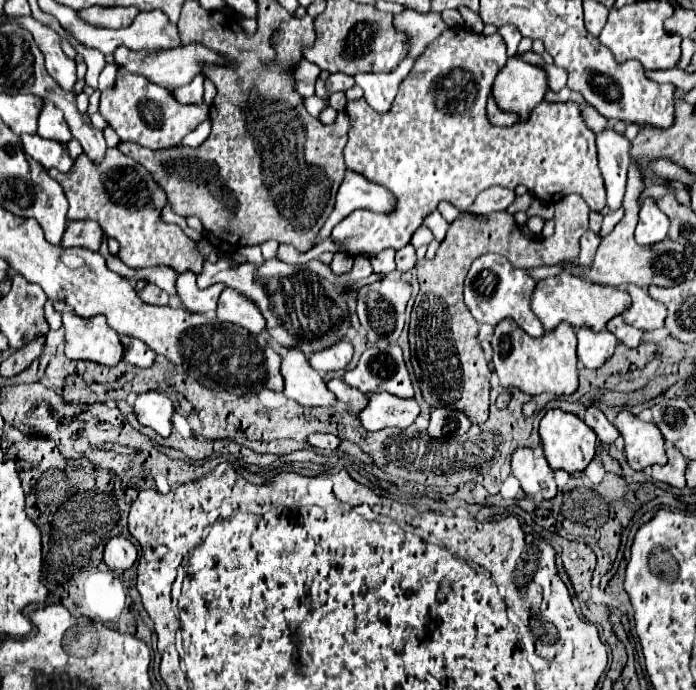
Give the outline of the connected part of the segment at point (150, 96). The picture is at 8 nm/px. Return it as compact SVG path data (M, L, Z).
M122 72L116 86L102 92L100 114L116 130L122 142L134 142L150 150L164 150L178 146L188 132L208 120L208 106L184 106L176 102L168 90L148 82L144 76Z

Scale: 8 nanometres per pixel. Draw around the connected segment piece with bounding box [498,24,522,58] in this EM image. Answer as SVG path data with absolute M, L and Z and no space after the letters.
M512 24L502 26L498 32L502 34L502 38L504 38L504 42L506 42L506 52L508 52L508 58L512 58L512 56L516 54L516 50L518 50L520 40L522 40L520 32L518 32L518 30L516 30L516 26L512 26Z

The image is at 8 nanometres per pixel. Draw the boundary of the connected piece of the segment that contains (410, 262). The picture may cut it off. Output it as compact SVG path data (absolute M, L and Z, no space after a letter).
M411 244L396 252L396 270L398 272L408 272L410 268L416 266L416 262L418 262L416 260L416 250Z

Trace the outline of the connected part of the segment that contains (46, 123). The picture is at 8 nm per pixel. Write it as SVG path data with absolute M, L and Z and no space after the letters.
M44 100L40 118L38 118L38 134L42 138L50 138L50 140L58 140L58 142L70 142L72 140L72 132L64 120L64 114L60 110L56 110L56 106L48 100Z

